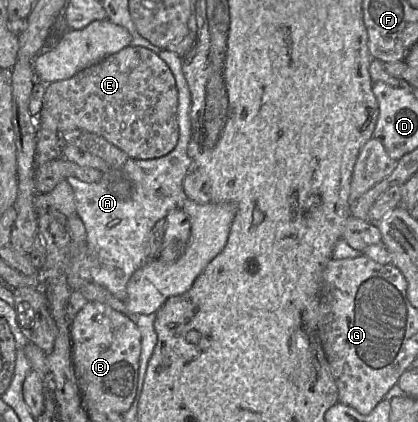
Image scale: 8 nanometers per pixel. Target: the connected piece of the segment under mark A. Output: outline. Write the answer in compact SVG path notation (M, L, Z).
M162 50L157 54L170 68L178 90L178 126L179 139L176 147L168 154L153 159L133 159L131 157L119 168L111 168L102 173L101 179L94 183L83 182L77 177L70 176L66 180L70 184L75 197L76 213L82 220L86 231L86 246L92 256L90 269L91 281L103 286L118 299L124 301L127 295L127 283L132 274L149 260L145 254L145 241L153 226L165 219L168 212L181 206L183 195L183 180L193 168L193 162L187 153L190 139L190 106L191 94L182 71L182 57L176 52Z

